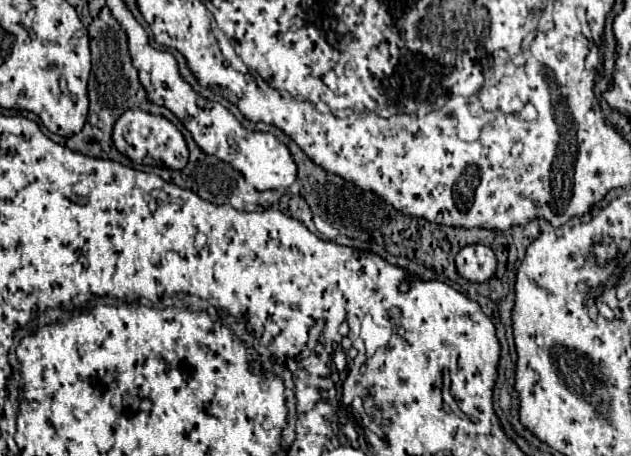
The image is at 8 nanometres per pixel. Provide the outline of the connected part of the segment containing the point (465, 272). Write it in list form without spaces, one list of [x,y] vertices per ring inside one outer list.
[[[467,245],[455,257],[457,273],[469,281],[483,283],[495,273],[495,253],[485,245]]]

